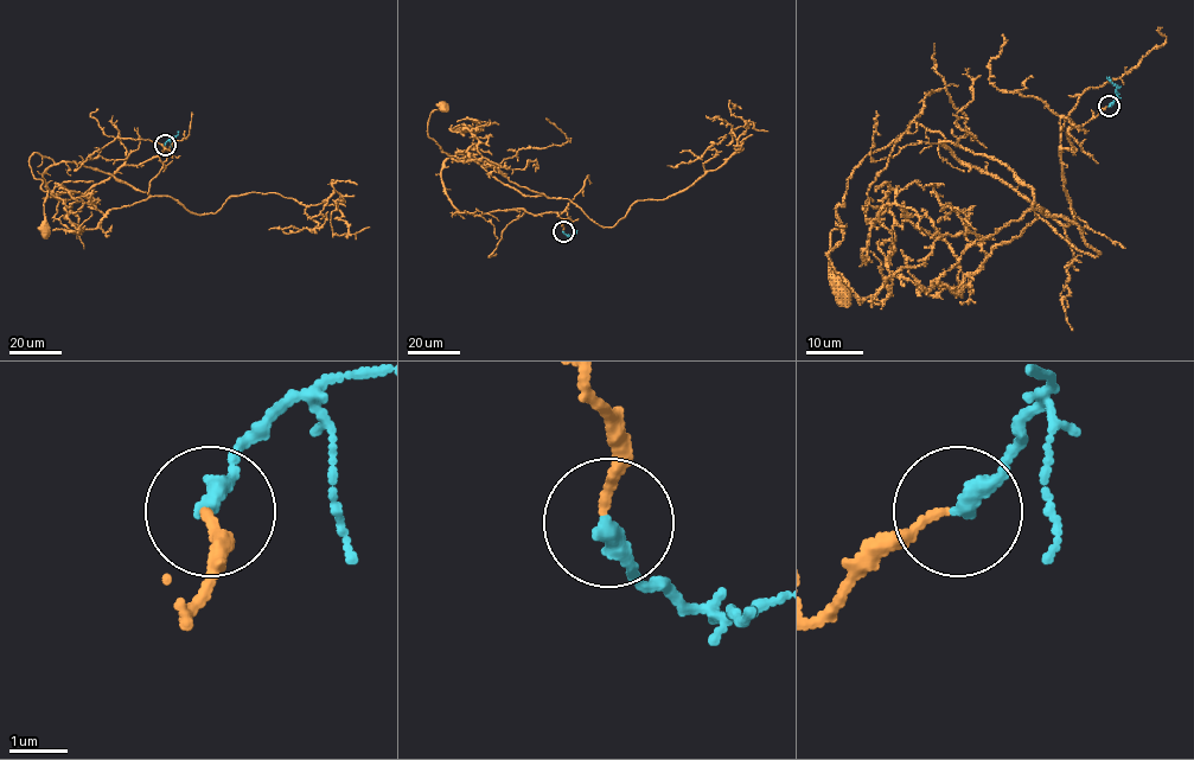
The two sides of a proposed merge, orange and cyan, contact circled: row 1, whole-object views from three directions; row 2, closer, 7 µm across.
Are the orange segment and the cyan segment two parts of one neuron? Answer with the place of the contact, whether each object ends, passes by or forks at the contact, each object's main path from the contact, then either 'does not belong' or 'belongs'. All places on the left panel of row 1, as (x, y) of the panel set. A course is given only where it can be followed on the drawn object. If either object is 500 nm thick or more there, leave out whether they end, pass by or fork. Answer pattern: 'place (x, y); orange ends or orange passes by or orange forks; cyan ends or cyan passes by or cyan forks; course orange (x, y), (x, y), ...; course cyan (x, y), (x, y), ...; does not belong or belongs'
place (165, 145); orange ends; cyan ends; course orange (164, 145), (62, 200), (43, 179), (53, 161), (34, 152), (45, 229); course cyan (164, 145), (179, 132); belongs

